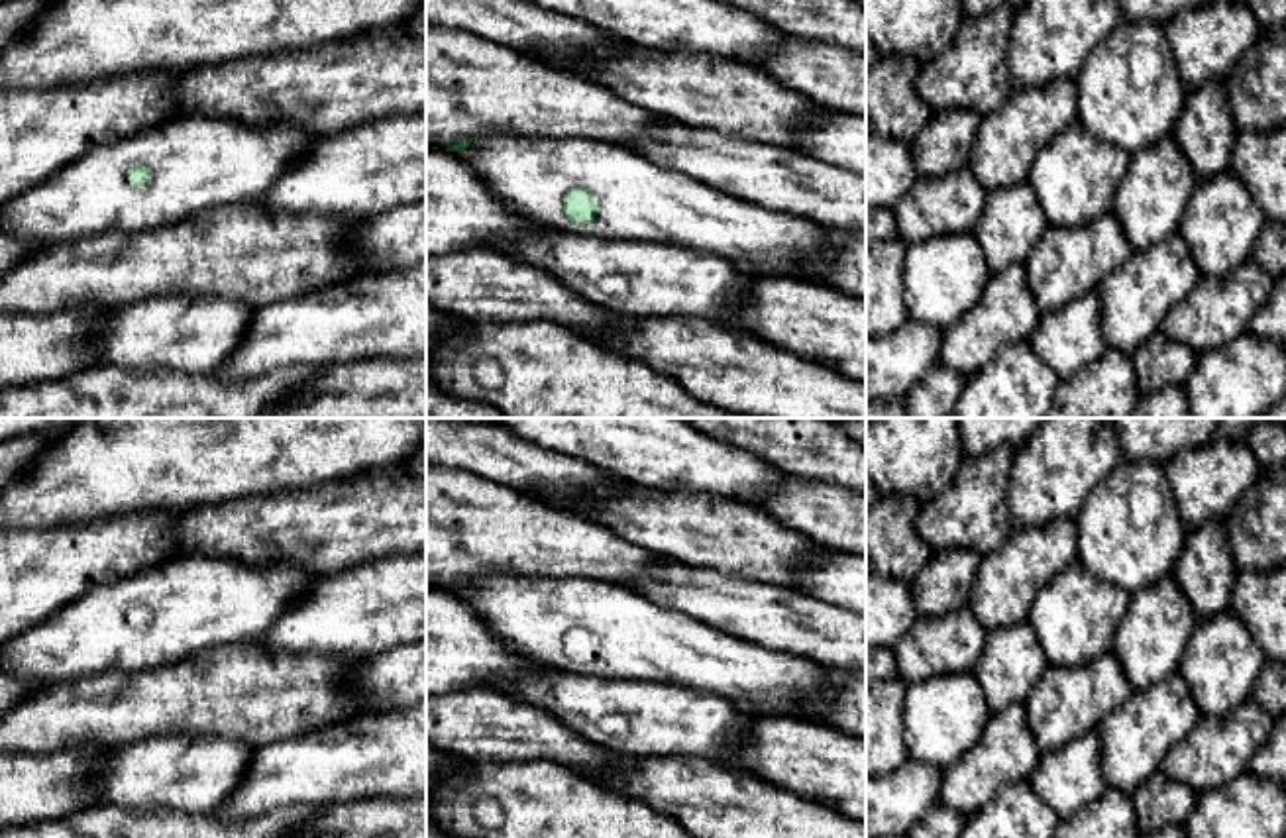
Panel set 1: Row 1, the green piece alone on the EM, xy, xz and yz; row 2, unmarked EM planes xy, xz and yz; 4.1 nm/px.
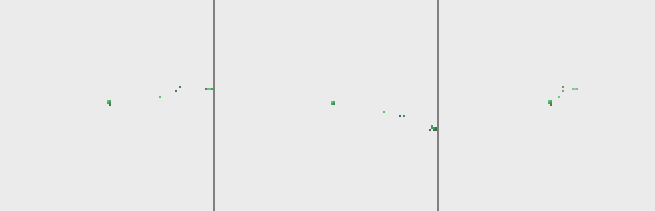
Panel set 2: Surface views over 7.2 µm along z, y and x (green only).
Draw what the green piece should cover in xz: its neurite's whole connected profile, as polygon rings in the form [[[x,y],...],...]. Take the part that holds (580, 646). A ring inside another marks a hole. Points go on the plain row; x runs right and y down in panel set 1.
[[[489,571],[446,591],[465,601],[509,650],[552,669],[677,685],[730,703],[748,701],[754,714],[764,716],[795,718],[811,703],[834,697],[827,667],[817,661],[724,636],[687,614],[652,604],[624,585]]]

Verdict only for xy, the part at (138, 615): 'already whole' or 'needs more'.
needs more

